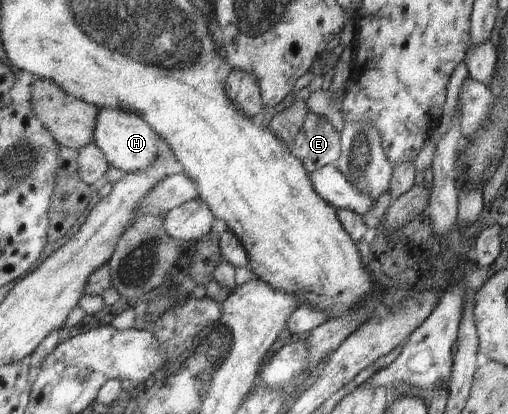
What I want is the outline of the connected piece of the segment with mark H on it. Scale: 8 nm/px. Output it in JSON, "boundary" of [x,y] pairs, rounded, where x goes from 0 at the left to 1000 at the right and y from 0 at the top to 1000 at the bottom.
{"boundary":[[[207,256],[195,261],[187,285],[185,343],[209,372],[211,386],[220,401],[234,406],[244,418],[281,415],[305,386],[321,350],[315,324],[270,271],[254,271],[246,261]]]}

